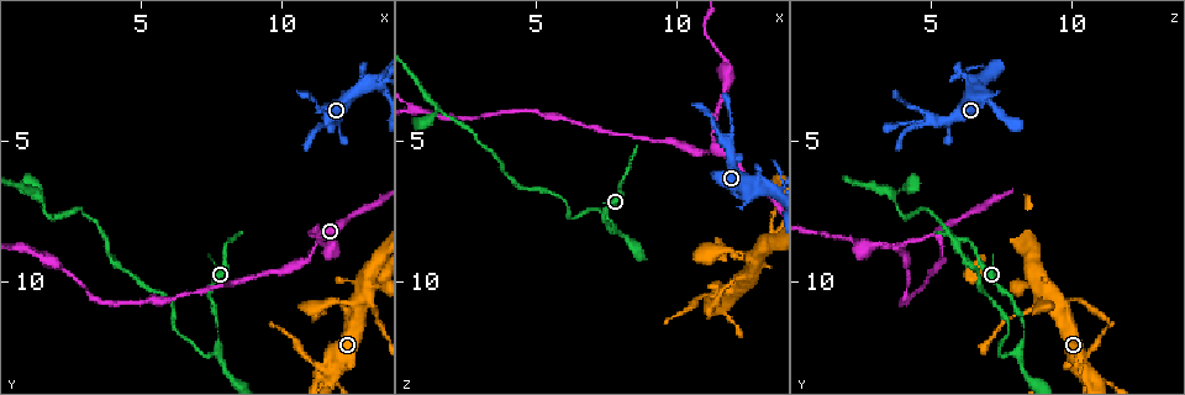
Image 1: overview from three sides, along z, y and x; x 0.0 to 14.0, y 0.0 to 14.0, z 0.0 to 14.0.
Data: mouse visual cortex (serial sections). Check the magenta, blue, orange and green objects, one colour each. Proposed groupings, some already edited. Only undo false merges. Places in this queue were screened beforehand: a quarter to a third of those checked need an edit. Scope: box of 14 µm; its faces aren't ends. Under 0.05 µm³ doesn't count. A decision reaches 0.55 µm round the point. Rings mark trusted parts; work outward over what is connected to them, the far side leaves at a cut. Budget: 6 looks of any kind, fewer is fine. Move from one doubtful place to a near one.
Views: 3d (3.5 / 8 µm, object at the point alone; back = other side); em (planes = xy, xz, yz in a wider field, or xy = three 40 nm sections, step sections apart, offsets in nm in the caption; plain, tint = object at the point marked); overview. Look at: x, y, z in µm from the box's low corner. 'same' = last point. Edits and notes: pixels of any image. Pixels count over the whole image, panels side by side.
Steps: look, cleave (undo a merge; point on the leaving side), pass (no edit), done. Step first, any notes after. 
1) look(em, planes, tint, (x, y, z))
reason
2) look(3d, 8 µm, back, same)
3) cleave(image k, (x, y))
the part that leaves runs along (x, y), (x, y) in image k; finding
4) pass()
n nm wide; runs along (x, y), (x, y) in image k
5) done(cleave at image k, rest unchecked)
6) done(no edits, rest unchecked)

look(3d, 3.5 µm, (13.3, 3.0, 6.8))
a narrow waist

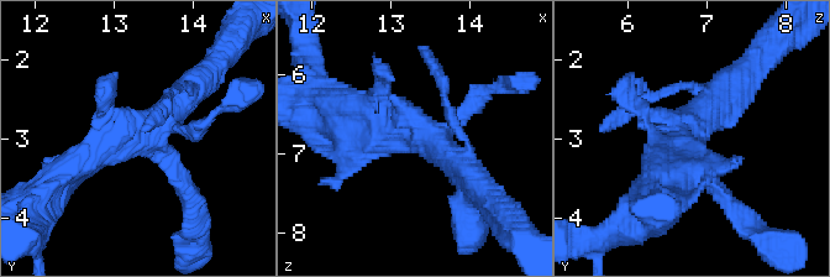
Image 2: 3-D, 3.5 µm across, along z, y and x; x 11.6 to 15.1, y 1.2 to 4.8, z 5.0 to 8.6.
look(em, xy, step 3, tint, (13.35, 2.95, 6.75))
need the tissue

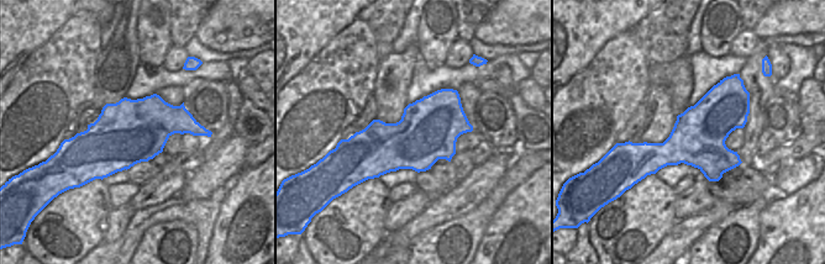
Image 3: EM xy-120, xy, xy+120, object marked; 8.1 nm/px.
pass()
runs along (75, 165), (140, 139), (189, 89) in image 2; all the same cell

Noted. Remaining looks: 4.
look(3d, 3.5 µm, (11.6, 4.3, 4.9))
branch point

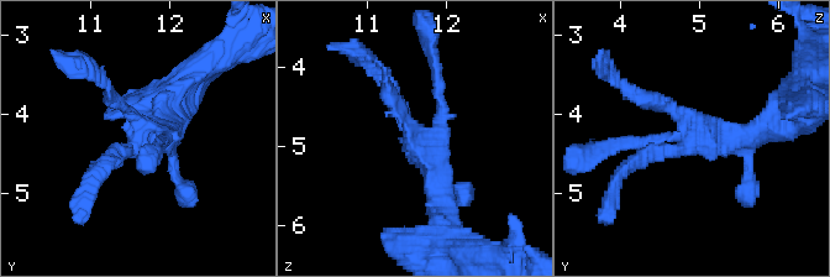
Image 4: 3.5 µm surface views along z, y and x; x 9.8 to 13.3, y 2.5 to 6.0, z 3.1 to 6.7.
look(em, planes, tint, (11.60, 4.25, 5.00))

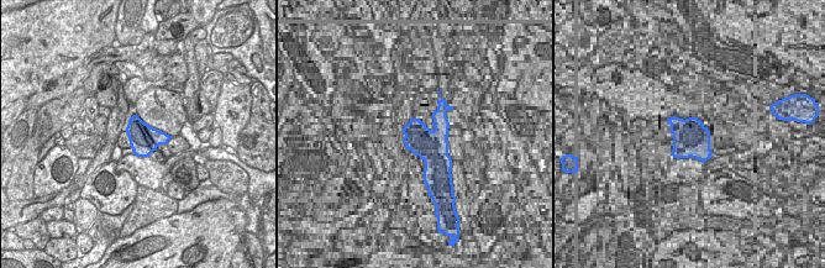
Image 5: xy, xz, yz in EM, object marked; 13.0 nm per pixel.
look(em, xy, step 3, tint, same)
cut it another way

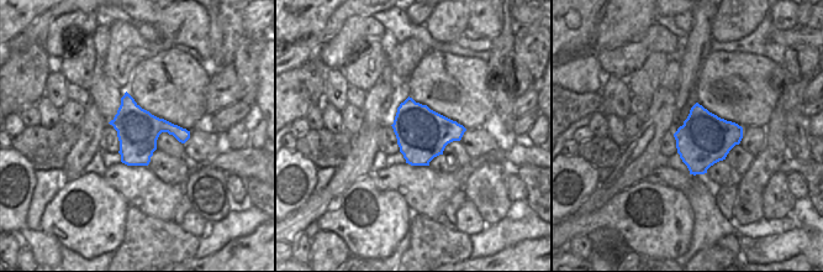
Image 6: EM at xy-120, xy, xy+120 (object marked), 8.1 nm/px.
pass()
runs along (445, 218), (436, 167), (387, 88) in image 4; continuous, no second cell

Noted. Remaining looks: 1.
look(3d, 3.5 µm, (7.8, 12.4, 8.2))
arms part here

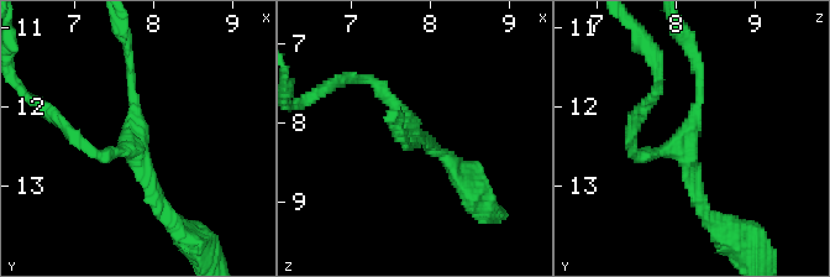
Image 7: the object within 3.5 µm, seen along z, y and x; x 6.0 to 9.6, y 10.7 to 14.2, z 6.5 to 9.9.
pass()
runs along (130, 59), (130, 150), (93, 153), (80, 142) in image 7; all the same cell

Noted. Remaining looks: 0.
done(no edits, rest unchecked)

